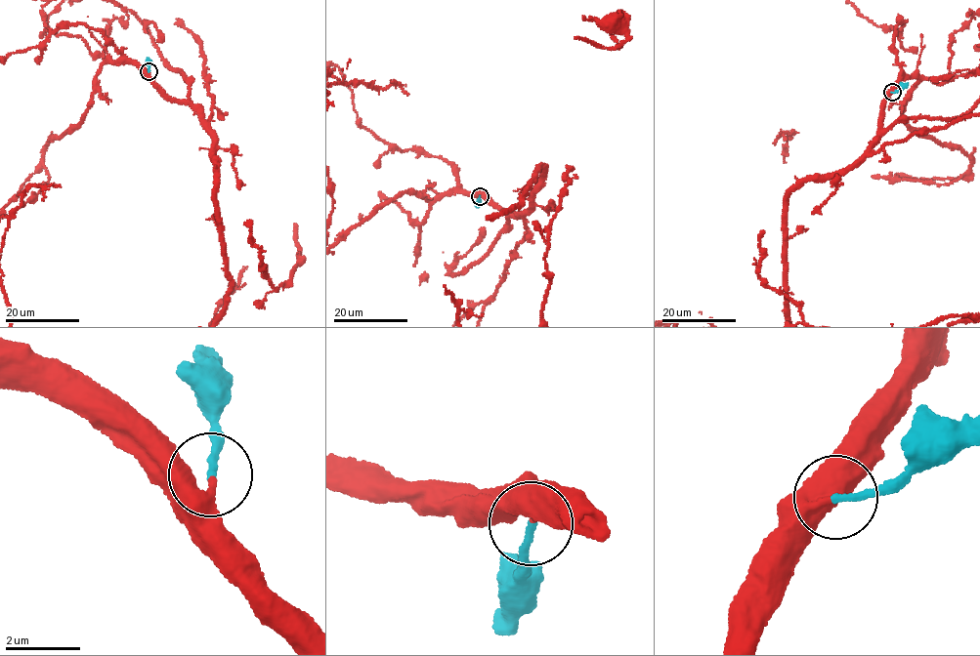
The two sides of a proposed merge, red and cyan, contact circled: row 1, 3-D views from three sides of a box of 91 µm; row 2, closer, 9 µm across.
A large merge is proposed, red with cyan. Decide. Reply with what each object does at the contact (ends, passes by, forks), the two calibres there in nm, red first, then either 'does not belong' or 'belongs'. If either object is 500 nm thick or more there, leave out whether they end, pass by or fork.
red ends; cyan ends; calibres 280 and 180 nm; belongs

